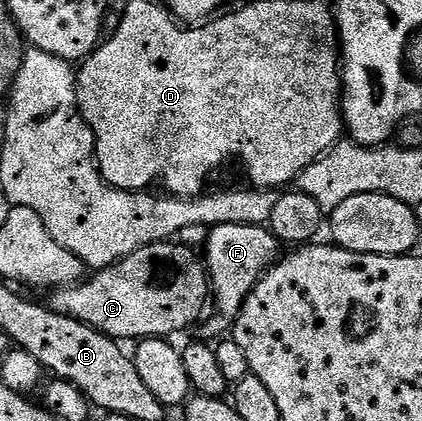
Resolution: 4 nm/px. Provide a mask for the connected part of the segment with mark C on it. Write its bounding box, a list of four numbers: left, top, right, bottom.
[50,241,213,343]

